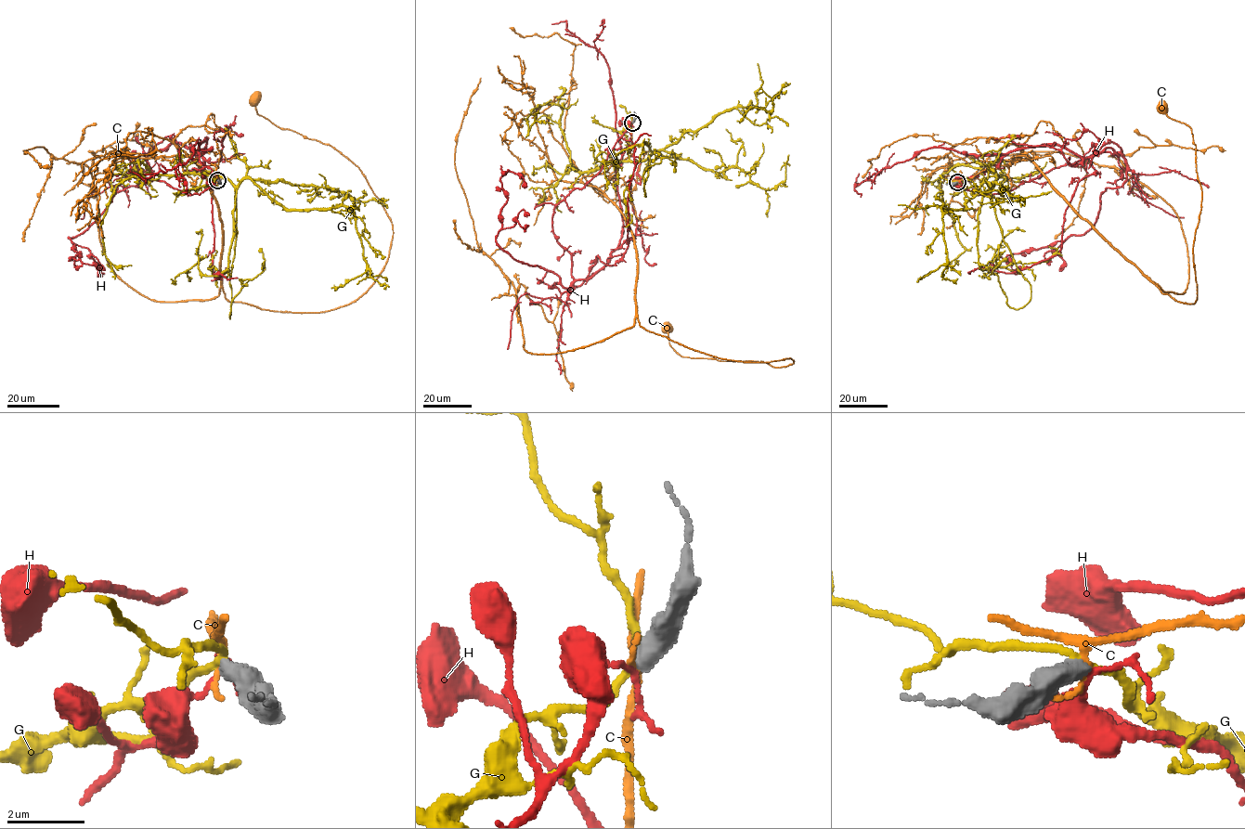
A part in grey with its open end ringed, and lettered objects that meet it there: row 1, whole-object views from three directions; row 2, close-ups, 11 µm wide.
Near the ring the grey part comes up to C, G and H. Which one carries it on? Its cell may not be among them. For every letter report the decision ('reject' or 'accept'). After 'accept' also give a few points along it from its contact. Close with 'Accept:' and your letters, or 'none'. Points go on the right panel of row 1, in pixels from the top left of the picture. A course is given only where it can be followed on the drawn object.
C: reject
G: reject
H: reject
Accept: none

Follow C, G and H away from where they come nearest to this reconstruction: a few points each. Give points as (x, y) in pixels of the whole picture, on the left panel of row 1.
C: (217, 179), (162, 157), (206, 177), (230, 302), (332, 310), (381, 272), (391, 219), (365, 175), (255, 97)
G: (217, 179), (205, 186), (213, 174), (237, 186), (251, 178), (288, 209), (351, 209), (366, 271), (331, 287)
H: (217, 180), (190, 194), (130, 165), (174, 143), (200, 153), (206, 139), (146, 182), (129, 171)

